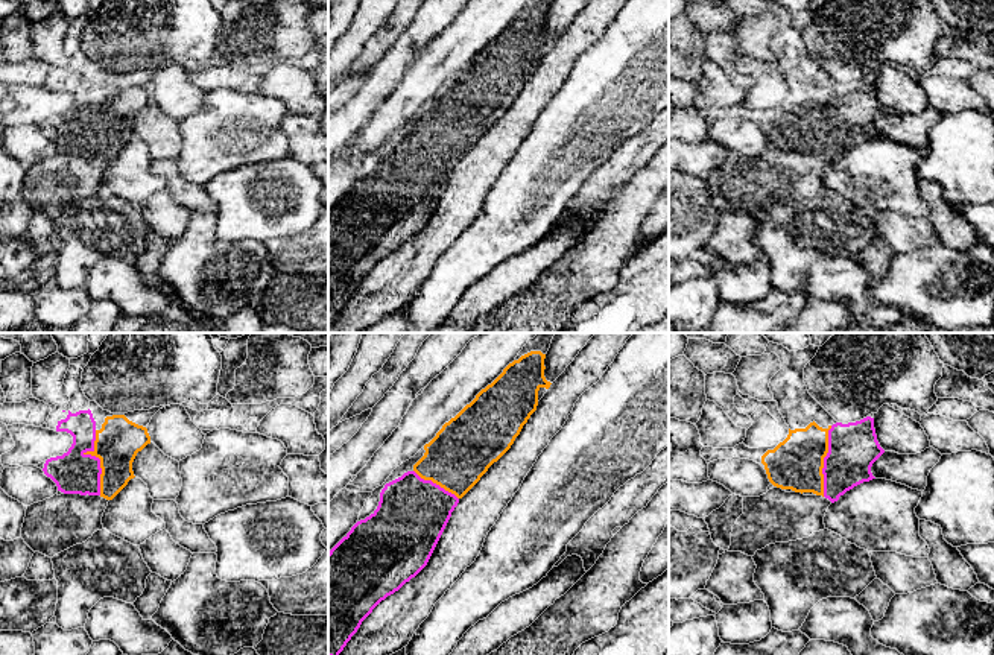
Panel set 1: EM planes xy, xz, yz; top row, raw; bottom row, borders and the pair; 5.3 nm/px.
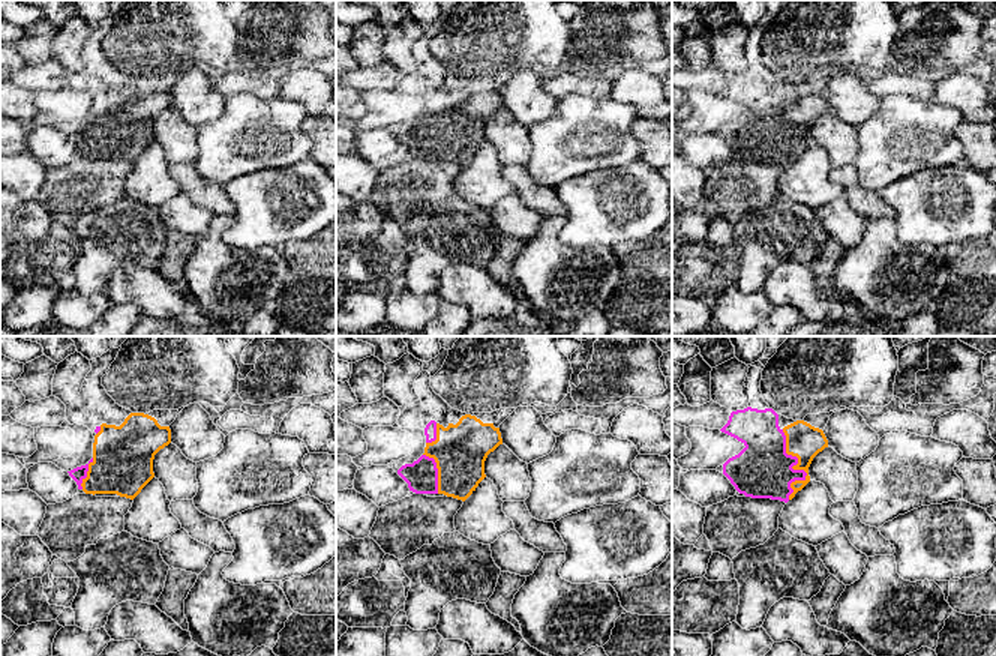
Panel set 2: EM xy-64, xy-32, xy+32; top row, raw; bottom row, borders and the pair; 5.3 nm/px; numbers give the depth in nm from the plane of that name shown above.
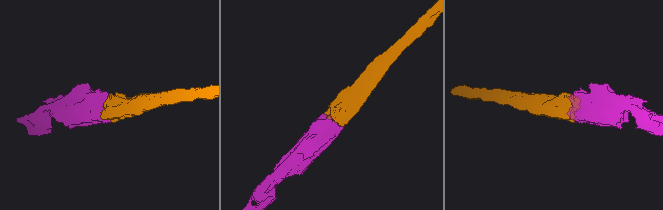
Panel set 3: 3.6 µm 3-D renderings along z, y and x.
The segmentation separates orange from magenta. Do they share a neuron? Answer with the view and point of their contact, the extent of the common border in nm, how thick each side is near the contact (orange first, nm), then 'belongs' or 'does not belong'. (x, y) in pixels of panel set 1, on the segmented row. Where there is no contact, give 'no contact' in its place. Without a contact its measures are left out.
xy (101, 461) | 340 nm | 240/220 nm | belongs

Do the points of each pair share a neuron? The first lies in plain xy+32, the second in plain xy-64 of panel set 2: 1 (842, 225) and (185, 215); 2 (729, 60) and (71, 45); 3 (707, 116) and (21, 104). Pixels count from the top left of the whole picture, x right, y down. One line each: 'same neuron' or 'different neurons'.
1: same neuron
2: same neuron
3: different neurons

